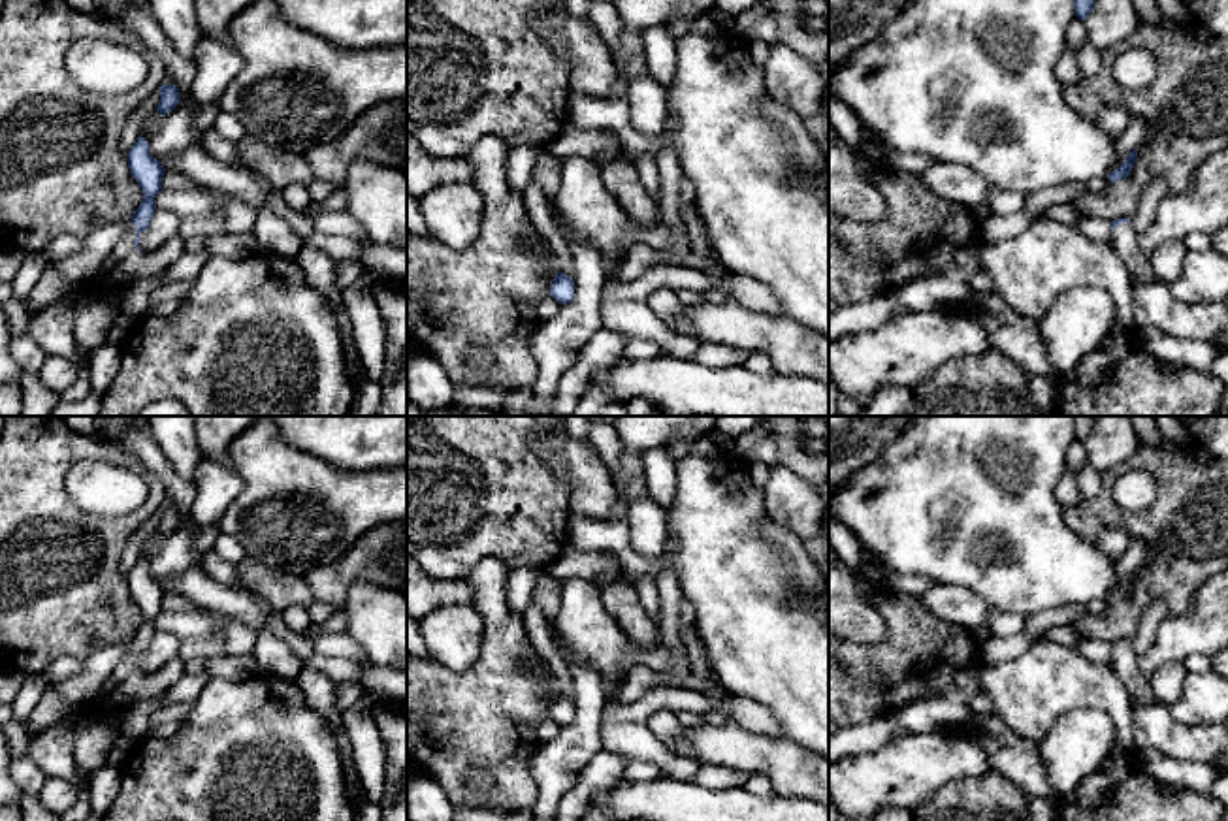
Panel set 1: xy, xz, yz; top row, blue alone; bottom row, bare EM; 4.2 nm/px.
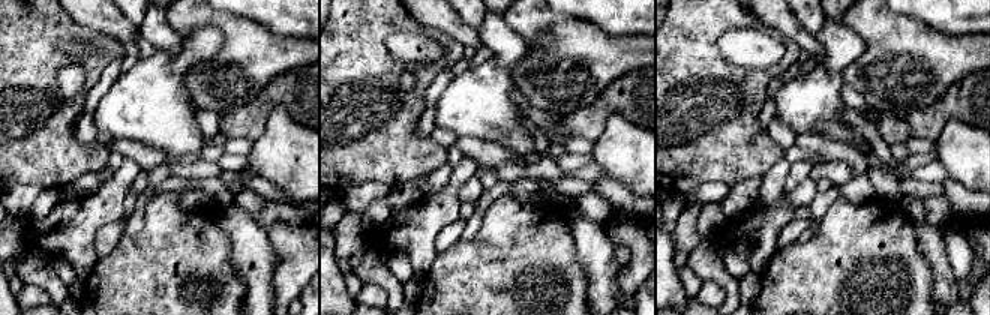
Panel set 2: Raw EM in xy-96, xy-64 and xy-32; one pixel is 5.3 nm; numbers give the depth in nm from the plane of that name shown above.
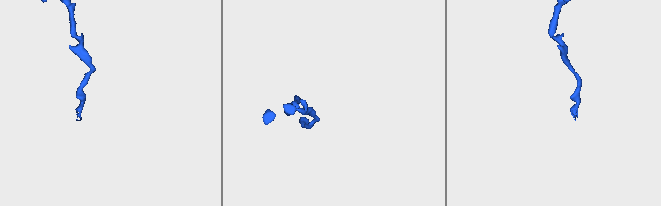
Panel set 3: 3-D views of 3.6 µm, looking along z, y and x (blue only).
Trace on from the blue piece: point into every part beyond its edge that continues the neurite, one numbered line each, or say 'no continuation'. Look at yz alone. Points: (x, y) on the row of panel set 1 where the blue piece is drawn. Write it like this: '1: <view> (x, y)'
1: yz (1125, 240)

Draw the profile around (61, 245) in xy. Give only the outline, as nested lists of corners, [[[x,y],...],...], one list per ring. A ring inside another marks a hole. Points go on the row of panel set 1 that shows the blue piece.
[[[57,235],[53,237],[45,247],[43,247],[43,254],[47,256],[47,260],[55,260],[60,256],[68,256],[73,254],[77,250],[81,250],[85,245],[85,237],[77,237],[77,235]]]

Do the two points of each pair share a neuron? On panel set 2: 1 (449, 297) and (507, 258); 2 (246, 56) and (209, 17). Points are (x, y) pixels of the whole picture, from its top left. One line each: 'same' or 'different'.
1: same
2: same

